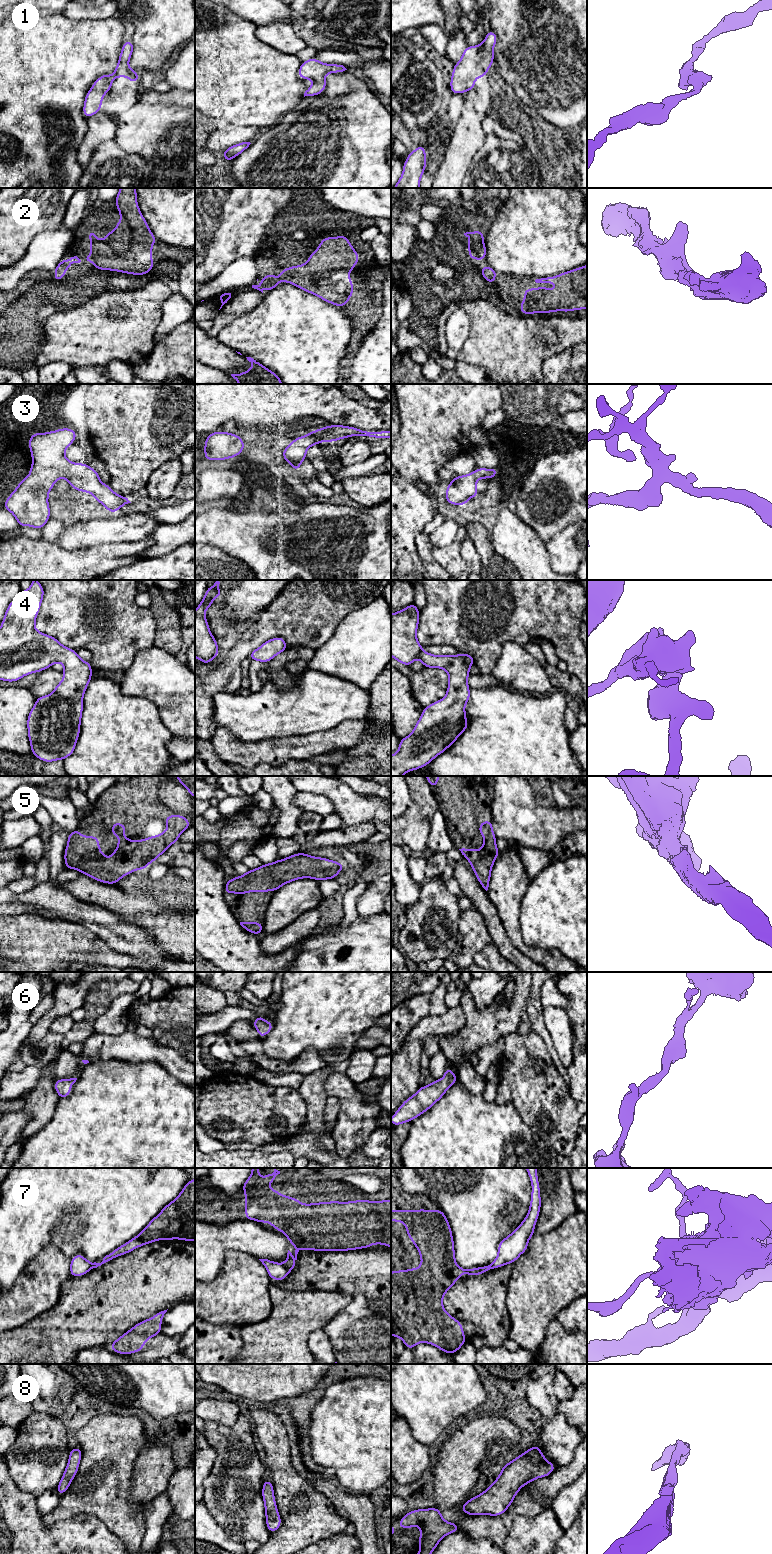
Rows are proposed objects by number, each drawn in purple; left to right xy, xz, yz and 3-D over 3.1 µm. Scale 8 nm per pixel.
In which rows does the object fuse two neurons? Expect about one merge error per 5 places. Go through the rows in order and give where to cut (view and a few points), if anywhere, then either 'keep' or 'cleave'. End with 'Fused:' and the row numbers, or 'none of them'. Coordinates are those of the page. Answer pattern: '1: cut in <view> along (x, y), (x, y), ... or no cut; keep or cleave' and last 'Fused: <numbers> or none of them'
1: no cut; keep
2: no cut; keep
3: no cut; keep
4: no cut; keep
5: no cut; keep
6: no cut; keep
7: cut in xz along (283, 1264), (289, 1270); cleave
8: no cut; keep
Fused: 7

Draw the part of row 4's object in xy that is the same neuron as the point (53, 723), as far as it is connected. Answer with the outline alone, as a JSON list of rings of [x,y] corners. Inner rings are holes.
[[[32,580],[29,589],[21,591],[11,601],[0,628],[0,680],[15,682],[31,673],[41,672],[56,662],[64,666],[63,680],[55,690],[38,697],[27,718],[31,753],[44,762],[64,760],[73,754],[80,735],[83,696],[92,679],[90,661],[83,661],[76,650],[62,645],[55,637],[35,629],[36,617],[44,597],[44,588]]]

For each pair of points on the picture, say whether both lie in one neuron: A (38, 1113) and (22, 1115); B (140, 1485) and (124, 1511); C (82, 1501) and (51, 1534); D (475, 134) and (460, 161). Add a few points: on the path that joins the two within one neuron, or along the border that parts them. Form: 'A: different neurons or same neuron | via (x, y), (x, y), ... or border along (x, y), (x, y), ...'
A: different neurons | border along (24, 1107), (29, 1120), (19, 1136)
B: different neurons | border along (131, 1477), (130, 1501), (134, 1505), (149, 1503)
C: different neurons | border along (89, 1512), (59, 1519), (51, 1525), (43, 1523)
D: same neuron | via (468, 141), (461, 148), (460, 154)

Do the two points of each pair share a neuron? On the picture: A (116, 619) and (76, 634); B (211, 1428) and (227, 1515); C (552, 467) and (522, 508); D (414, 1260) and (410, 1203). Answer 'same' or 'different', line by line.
A: same
B: same
C: same
D: same

